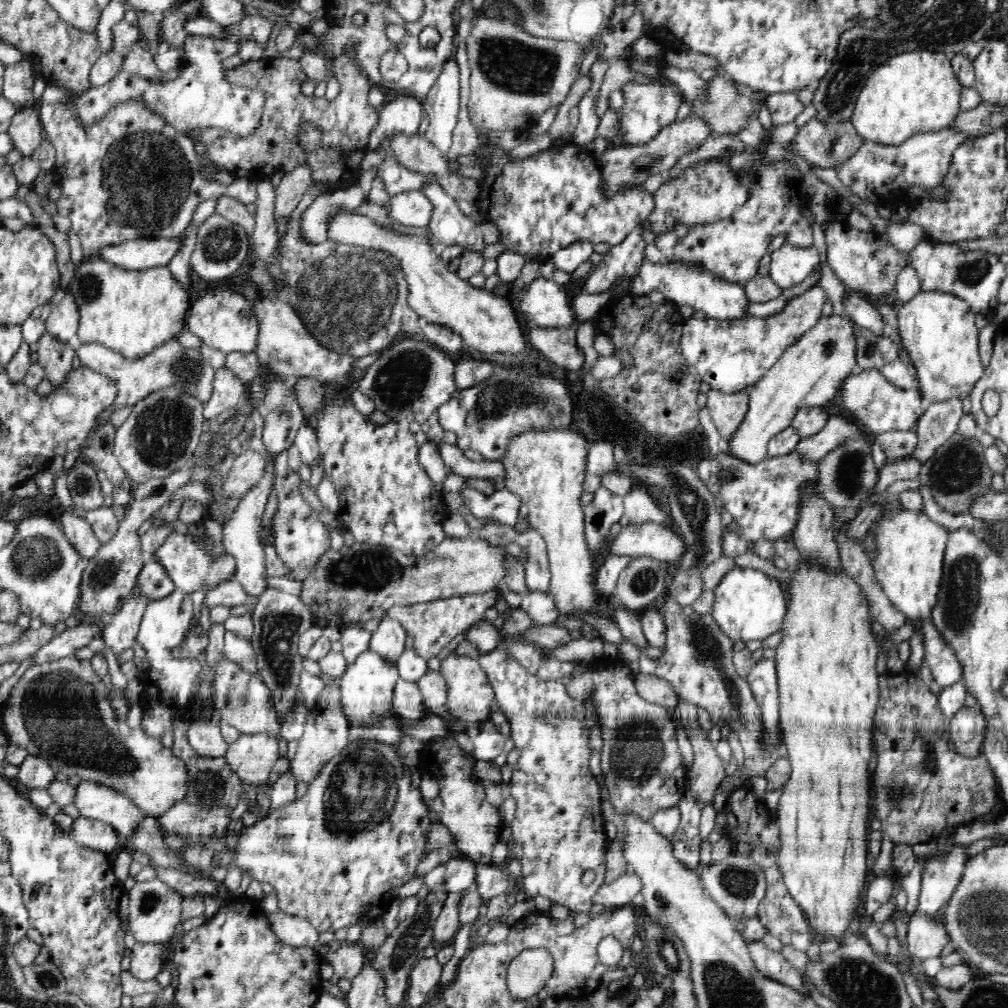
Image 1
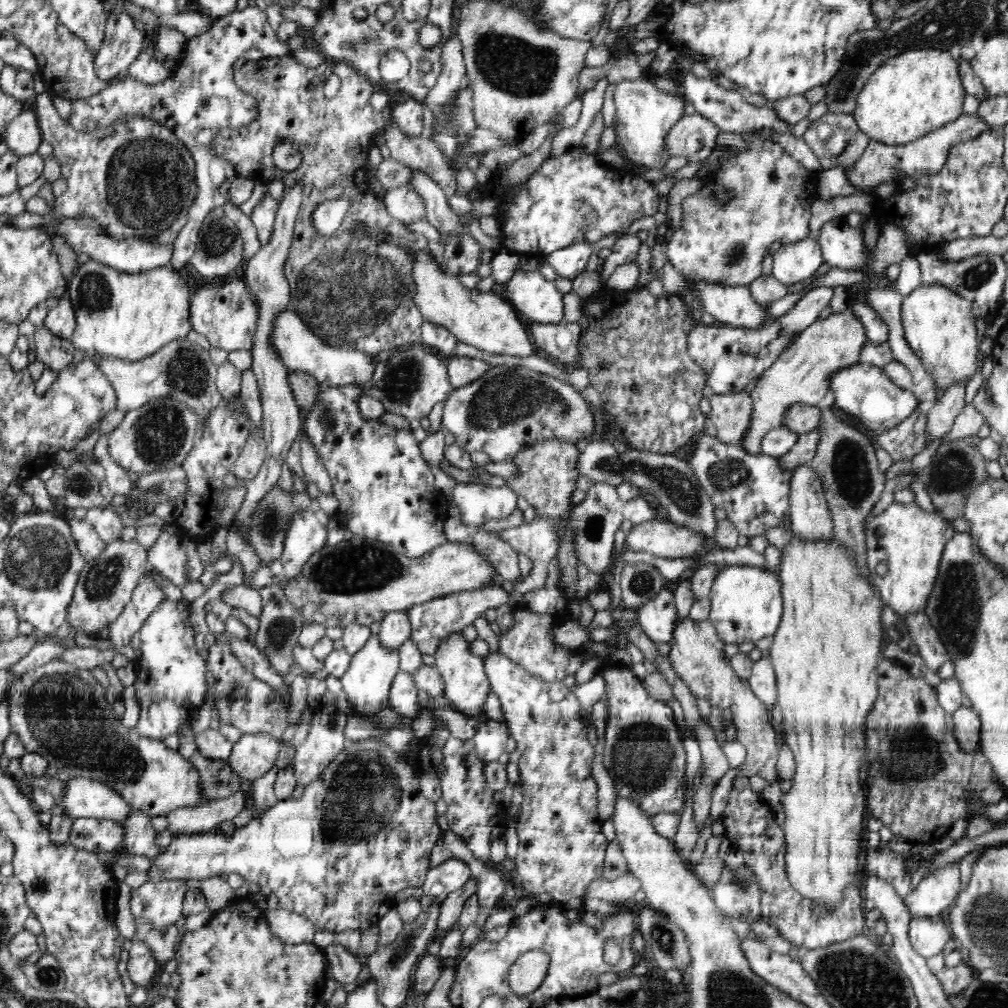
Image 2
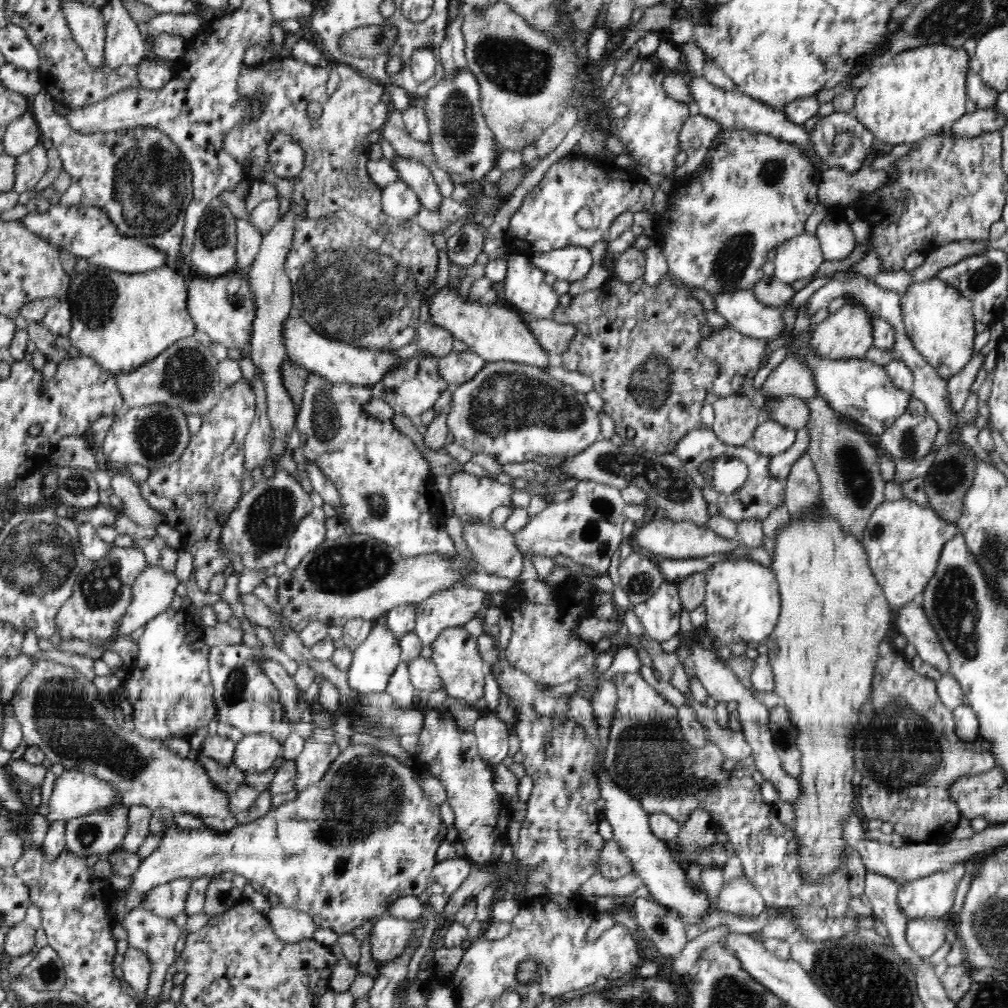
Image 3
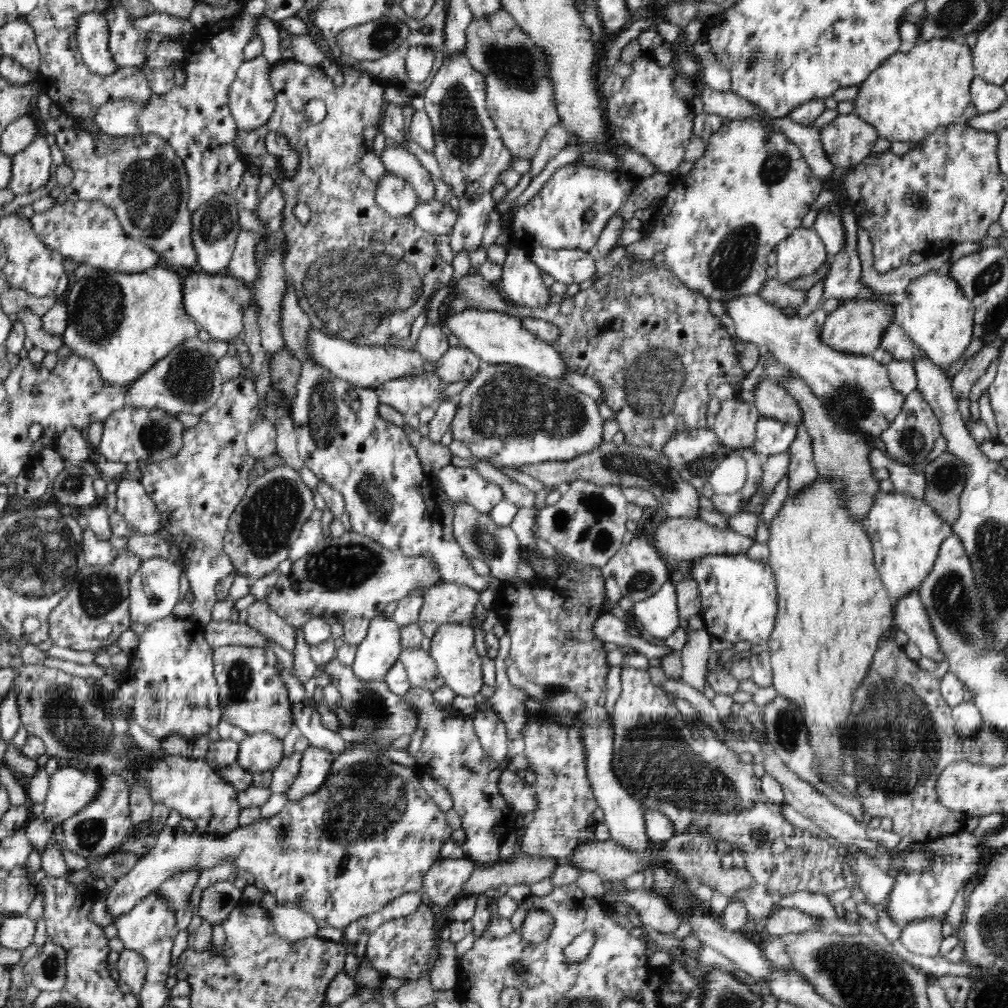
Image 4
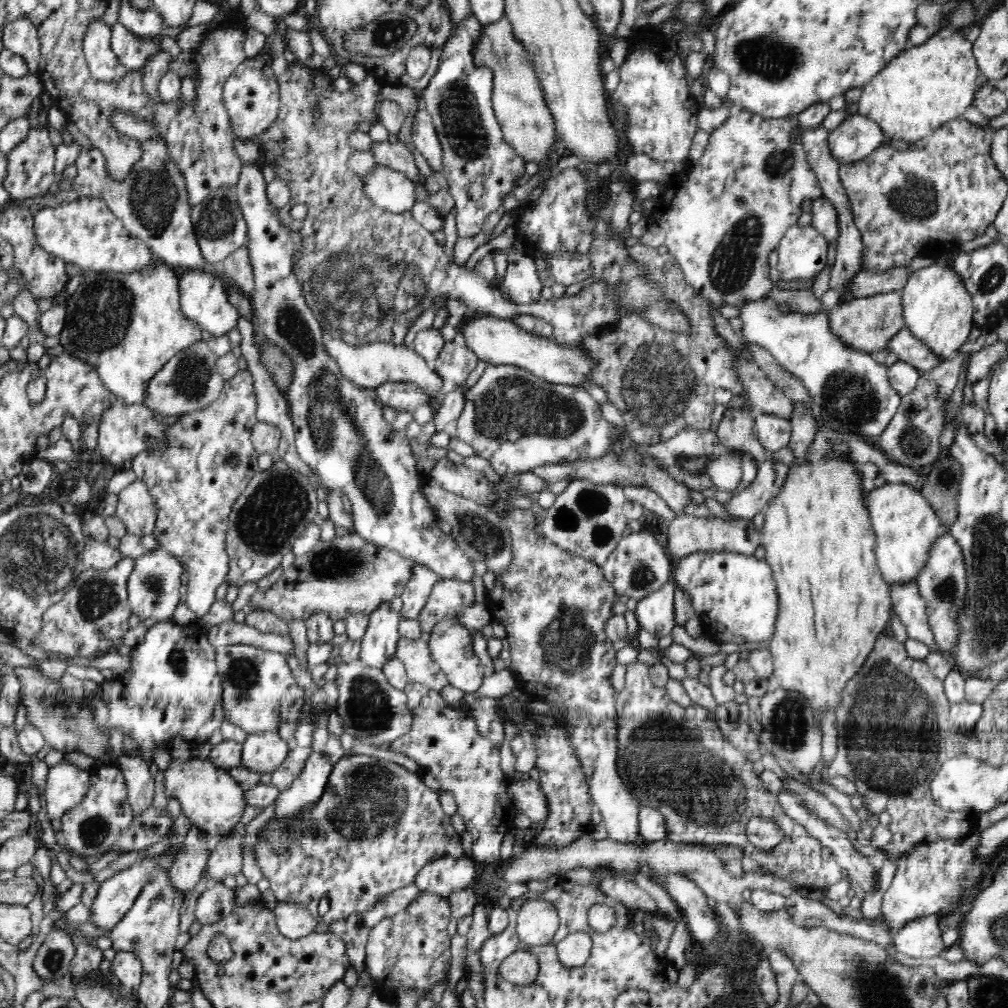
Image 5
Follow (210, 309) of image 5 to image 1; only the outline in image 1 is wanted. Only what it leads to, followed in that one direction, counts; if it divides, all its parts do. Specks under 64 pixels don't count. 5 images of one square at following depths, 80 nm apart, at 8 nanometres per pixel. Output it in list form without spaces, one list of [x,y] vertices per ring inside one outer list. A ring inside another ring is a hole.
[[[228,286],[225,290],[208,291],[193,300],[186,315],[186,327],[202,340],[203,344],[222,353],[255,352],[258,342],[258,321],[253,303],[240,293],[238,287]]]

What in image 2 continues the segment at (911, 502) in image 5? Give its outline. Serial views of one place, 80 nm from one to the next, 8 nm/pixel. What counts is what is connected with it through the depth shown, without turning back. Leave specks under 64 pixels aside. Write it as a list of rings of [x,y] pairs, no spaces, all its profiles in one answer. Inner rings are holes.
[[[893,502],[865,528],[867,567],[870,580],[883,602],[900,615],[924,612],[934,588],[945,544],[956,534],[950,521],[926,512],[916,503]]]

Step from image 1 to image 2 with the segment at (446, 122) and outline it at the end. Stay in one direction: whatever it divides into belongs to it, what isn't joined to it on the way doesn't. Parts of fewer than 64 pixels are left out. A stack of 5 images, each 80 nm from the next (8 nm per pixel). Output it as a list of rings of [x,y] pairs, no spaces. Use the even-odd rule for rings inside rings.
[[[454,32],[442,46],[442,52],[440,52],[441,73],[436,84],[422,101],[432,110],[433,116],[437,117],[437,120],[446,120],[446,104],[450,102],[459,88],[462,88],[462,78],[467,74],[462,49],[460,38]]]

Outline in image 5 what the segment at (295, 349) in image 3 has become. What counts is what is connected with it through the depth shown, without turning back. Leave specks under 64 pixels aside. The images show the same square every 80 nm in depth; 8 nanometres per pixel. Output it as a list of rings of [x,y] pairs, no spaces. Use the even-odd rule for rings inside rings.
[[[324,338],[326,349],[332,355],[334,361],[338,362],[338,368],[342,370],[342,376],[353,381],[366,389],[376,389],[385,383],[412,383],[423,392],[428,399],[428,405],[434,410],[434,415],[441,410],[443,402],[438,397],[443,385],[440,376],[422,359],[411,346],[396,345],[391,342],[368,343],[362,347],[350,346],[340,339]]]

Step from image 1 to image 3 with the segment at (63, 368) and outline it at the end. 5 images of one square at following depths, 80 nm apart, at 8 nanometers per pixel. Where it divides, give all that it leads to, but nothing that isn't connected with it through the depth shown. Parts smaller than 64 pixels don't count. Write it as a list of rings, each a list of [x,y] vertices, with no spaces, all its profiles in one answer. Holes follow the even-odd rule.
[[[27,320],[28,336],[36,348],[44,354],[46,359],[52,360],[55,363],[60,363],[65,360],[70,350],[70,339],[67,336],[58,336],[51,333],[43,322]]]

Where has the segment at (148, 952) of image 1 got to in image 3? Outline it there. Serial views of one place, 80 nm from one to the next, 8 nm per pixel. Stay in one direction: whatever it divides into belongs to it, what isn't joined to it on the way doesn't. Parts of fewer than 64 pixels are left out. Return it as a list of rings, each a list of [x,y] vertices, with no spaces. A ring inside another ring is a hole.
[[[129,947],[123,956],[124,960],[121,965],[122,974],[124,975],[123,982],[130,989],[143,995],[150,981],[150,959],[134,947]]]

